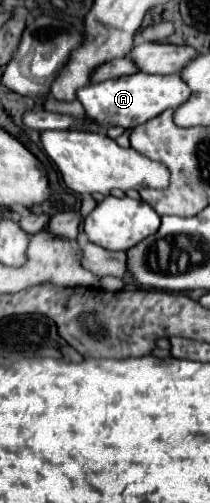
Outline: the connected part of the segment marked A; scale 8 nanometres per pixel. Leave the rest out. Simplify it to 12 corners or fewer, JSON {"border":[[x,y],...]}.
{"border":[[134,73],[76,97],[104,127],[132,129],[190,97],[178,75]]}

